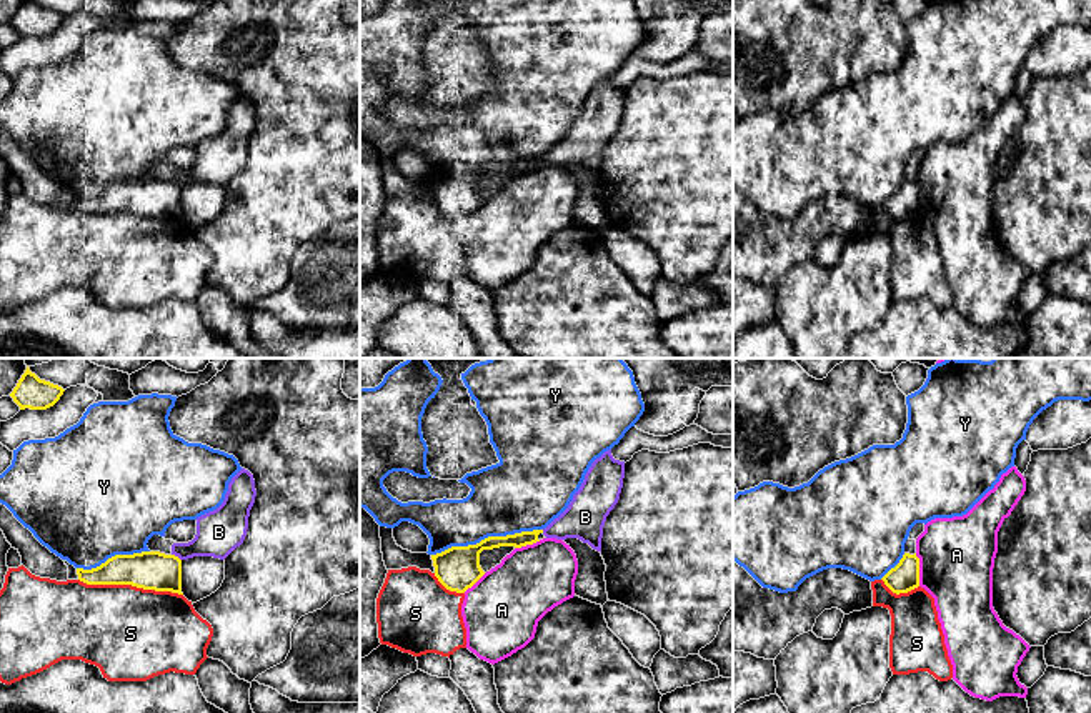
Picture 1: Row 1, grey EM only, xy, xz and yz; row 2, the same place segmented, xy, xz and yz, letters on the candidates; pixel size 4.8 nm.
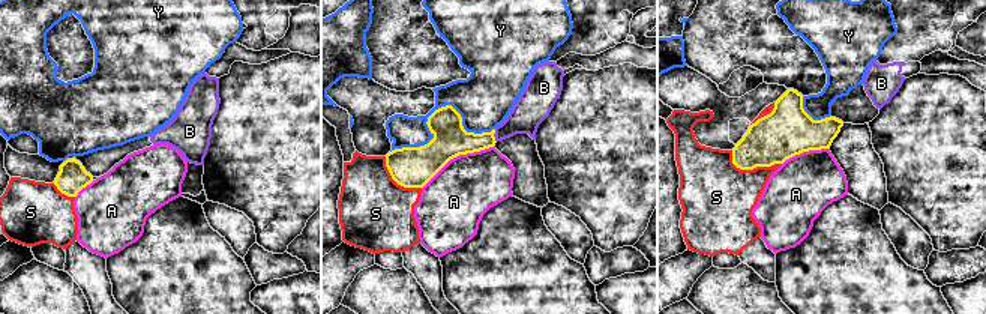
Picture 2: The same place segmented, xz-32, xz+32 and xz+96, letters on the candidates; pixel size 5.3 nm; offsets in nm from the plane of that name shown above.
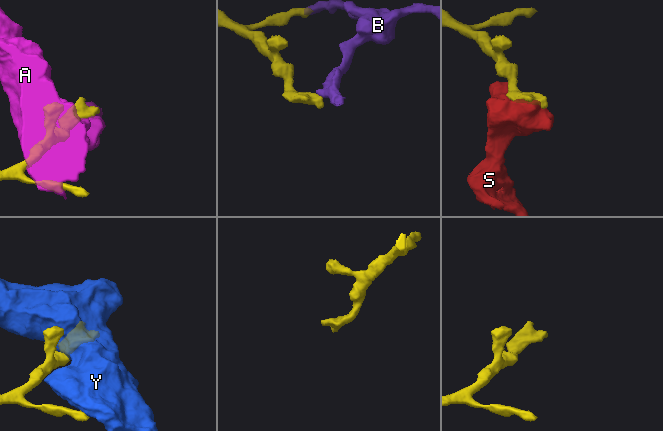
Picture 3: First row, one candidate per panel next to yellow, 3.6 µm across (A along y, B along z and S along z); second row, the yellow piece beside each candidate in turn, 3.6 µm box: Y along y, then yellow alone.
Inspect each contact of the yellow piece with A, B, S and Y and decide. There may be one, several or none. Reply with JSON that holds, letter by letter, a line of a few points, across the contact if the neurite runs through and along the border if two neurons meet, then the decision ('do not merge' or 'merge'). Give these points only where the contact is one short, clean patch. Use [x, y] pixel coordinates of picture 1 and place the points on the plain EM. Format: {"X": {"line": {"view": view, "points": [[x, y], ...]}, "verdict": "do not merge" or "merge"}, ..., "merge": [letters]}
{"A": {"verdict": "do not merge"}, "B": {"line": {"view": "xy", "points": [[172, 180], [180, 187]]}, "verdict": "do not merge"}, "S": {"verdict": "do not merge"}, "Y": {"verdict": "do not merge"}, "merge": []}

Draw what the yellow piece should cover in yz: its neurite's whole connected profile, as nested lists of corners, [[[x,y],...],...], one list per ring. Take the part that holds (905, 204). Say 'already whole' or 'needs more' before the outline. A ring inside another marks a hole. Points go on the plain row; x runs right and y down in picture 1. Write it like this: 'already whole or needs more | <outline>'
already whole | [[[904,180],[899,190],[883,205],[884,212],[896,222],[908,220],[919,213],[919,185]]]

